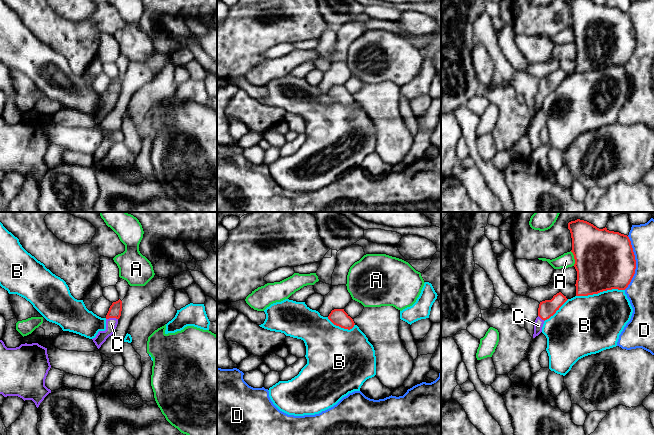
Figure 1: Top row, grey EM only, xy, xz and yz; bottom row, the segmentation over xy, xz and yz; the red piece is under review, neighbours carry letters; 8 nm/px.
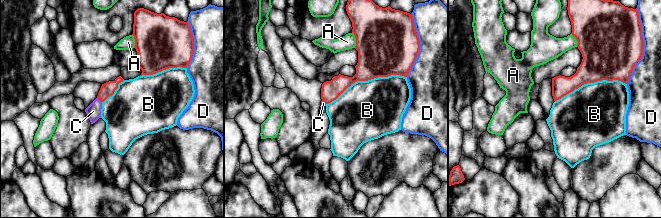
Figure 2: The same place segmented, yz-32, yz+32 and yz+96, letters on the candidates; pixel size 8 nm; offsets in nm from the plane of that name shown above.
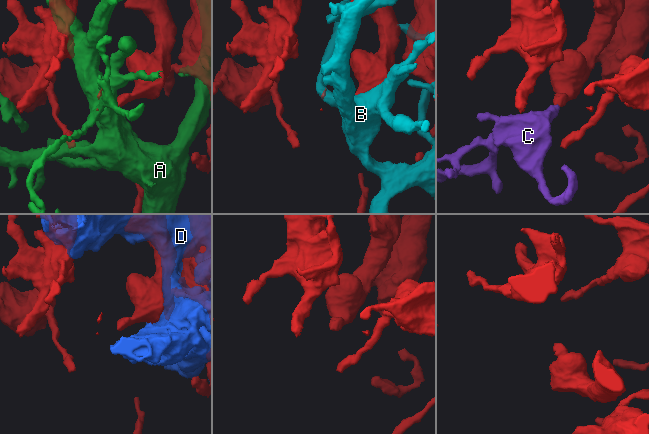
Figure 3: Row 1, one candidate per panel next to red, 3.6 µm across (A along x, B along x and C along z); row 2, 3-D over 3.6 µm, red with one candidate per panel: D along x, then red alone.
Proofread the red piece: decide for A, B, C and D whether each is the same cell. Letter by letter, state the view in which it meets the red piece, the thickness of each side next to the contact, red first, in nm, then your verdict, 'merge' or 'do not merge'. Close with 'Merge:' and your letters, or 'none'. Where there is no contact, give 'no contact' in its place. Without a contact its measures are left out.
A: yz | 480/120 nm | do not merge
B: yz | 460/440 nm | do not merge
C: xy | 100/90 nm | merge
D: yz | 480/220 nm | do not merge
Merge: C

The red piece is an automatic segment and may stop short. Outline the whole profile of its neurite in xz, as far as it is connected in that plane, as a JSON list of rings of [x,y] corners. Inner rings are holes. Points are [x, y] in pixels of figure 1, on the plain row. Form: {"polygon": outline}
{"polygon": [[[334,85],[328,92],[328,95],[336,102],[344,105],[352,105],[355,101],[353,95],[344,87],[344,85]]]}

